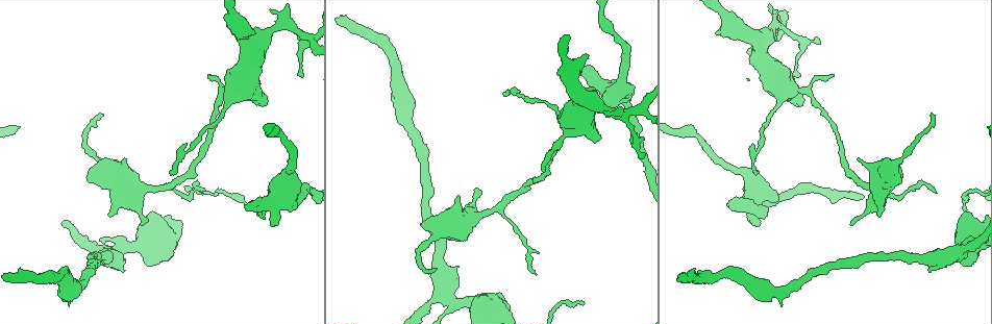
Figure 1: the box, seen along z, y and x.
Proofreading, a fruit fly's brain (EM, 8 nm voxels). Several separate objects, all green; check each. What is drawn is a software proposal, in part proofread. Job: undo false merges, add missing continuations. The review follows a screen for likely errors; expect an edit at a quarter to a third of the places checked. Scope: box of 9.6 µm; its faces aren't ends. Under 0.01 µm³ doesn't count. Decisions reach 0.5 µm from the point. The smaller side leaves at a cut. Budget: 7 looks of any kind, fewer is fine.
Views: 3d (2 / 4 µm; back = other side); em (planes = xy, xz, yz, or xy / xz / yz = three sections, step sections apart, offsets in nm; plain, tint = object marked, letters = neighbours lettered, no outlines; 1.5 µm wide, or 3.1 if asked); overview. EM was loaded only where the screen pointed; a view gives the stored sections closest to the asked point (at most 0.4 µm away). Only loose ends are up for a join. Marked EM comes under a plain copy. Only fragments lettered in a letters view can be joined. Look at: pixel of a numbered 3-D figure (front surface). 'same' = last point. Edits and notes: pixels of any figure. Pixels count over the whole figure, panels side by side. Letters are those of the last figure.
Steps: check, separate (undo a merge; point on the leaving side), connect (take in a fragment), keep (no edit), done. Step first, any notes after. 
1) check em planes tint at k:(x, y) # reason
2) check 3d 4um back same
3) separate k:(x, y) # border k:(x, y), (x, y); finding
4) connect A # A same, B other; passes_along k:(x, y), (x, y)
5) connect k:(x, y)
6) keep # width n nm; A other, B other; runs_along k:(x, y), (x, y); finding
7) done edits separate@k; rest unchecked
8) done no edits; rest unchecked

check 3d 4um back at 1:(102, 114) # an open end

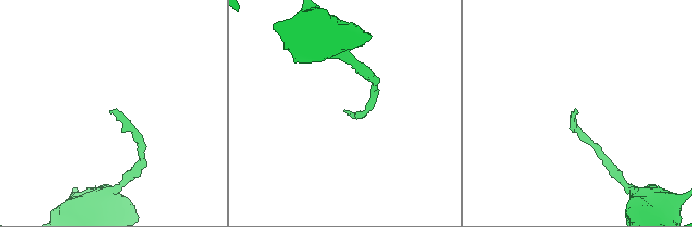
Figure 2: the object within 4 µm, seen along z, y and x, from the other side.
check em planes letters at 2:(346, 110) # now the EM

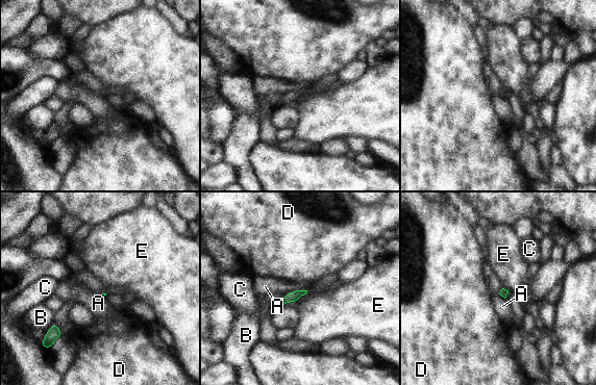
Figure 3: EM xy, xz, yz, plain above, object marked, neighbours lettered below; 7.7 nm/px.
keep # A other, B other, C other, D other, E other; border 3:(296, 289), (284, 294); no lettered fragment goes on from it

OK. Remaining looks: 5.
check em yz step 8 tint at 1:(880, 217) # free end

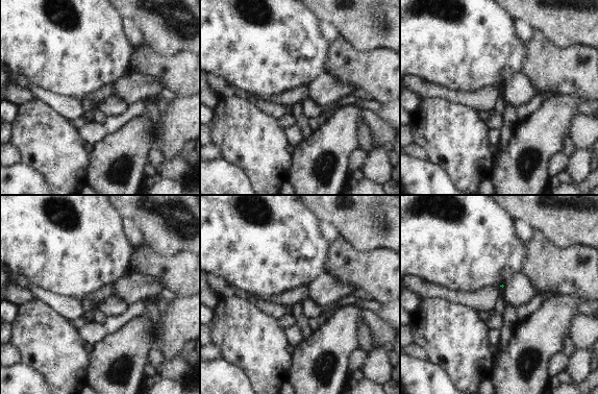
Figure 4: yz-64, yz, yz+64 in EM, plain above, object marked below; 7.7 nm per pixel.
check em planes letters same # another direction

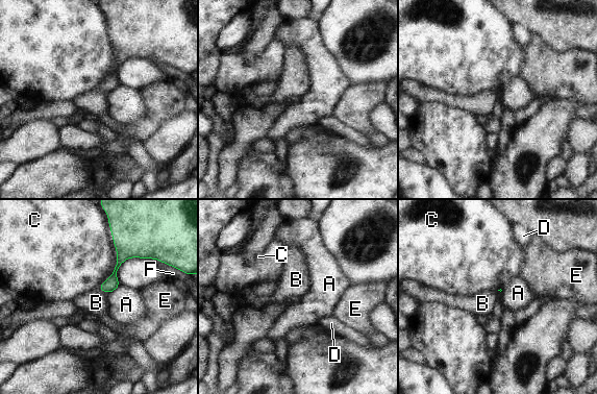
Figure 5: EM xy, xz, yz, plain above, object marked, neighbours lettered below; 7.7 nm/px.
keep # A other, B other, C other, D other, E other, F other; border 5:(120, 286), (109, 294); none of them fits

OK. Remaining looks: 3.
check em xy step 4 tint at 1:(145, 244)

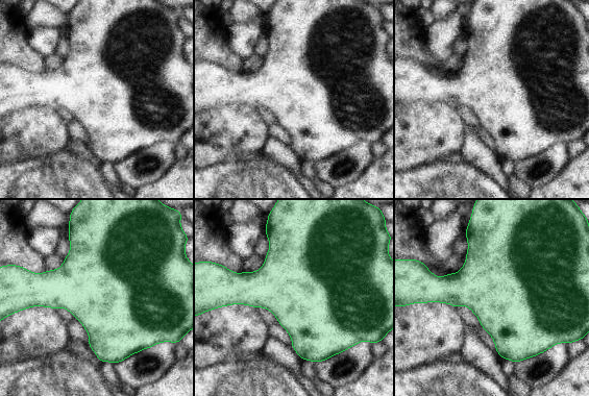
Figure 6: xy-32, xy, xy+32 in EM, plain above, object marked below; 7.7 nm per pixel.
check em planes letters same

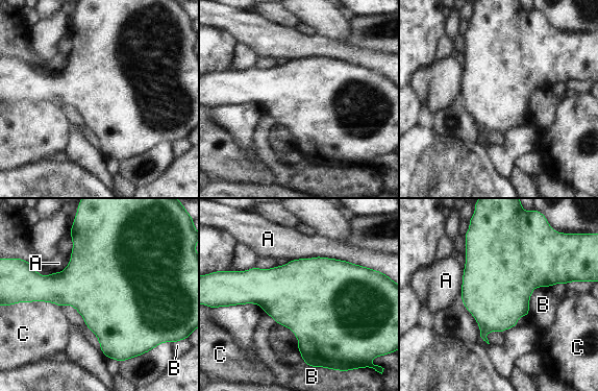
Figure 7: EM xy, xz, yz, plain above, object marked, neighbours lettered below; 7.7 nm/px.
keep # width 600 nm; A other, B other, C other; border 7:(550, 286), (532, 290), (528, 316); all the same cell

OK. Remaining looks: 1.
done no edits; rest unchecked

